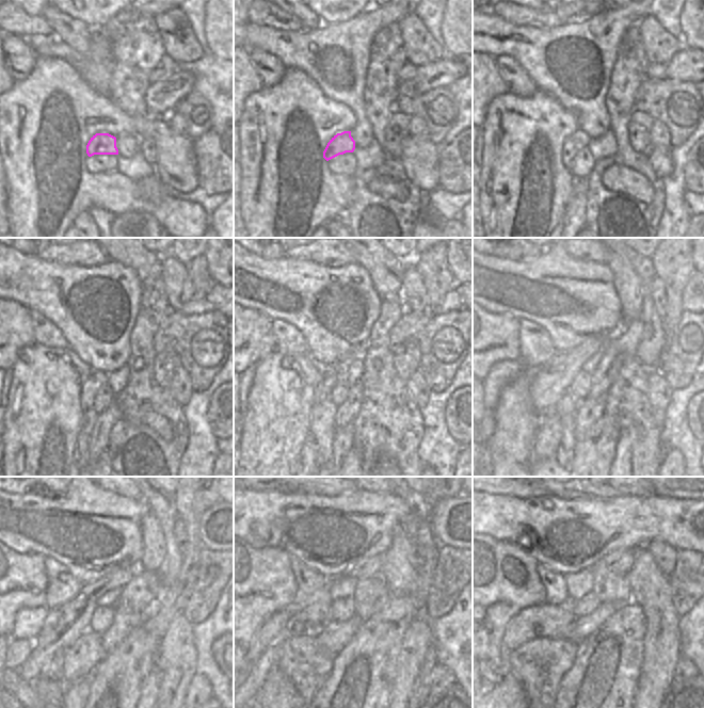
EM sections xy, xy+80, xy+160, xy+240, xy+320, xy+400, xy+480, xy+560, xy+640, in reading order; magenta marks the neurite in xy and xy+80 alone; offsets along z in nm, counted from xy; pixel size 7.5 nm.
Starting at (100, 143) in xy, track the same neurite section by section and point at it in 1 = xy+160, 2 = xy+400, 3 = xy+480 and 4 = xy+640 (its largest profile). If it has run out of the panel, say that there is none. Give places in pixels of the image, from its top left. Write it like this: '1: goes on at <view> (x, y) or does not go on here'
1: goes on at xy+160 (578, 140)
2: goes on at xy+400 (566, 407)
3: goes on at xy+480 (77, 693)
4: does not go on here

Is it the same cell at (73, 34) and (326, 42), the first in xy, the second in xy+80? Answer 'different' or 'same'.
different

